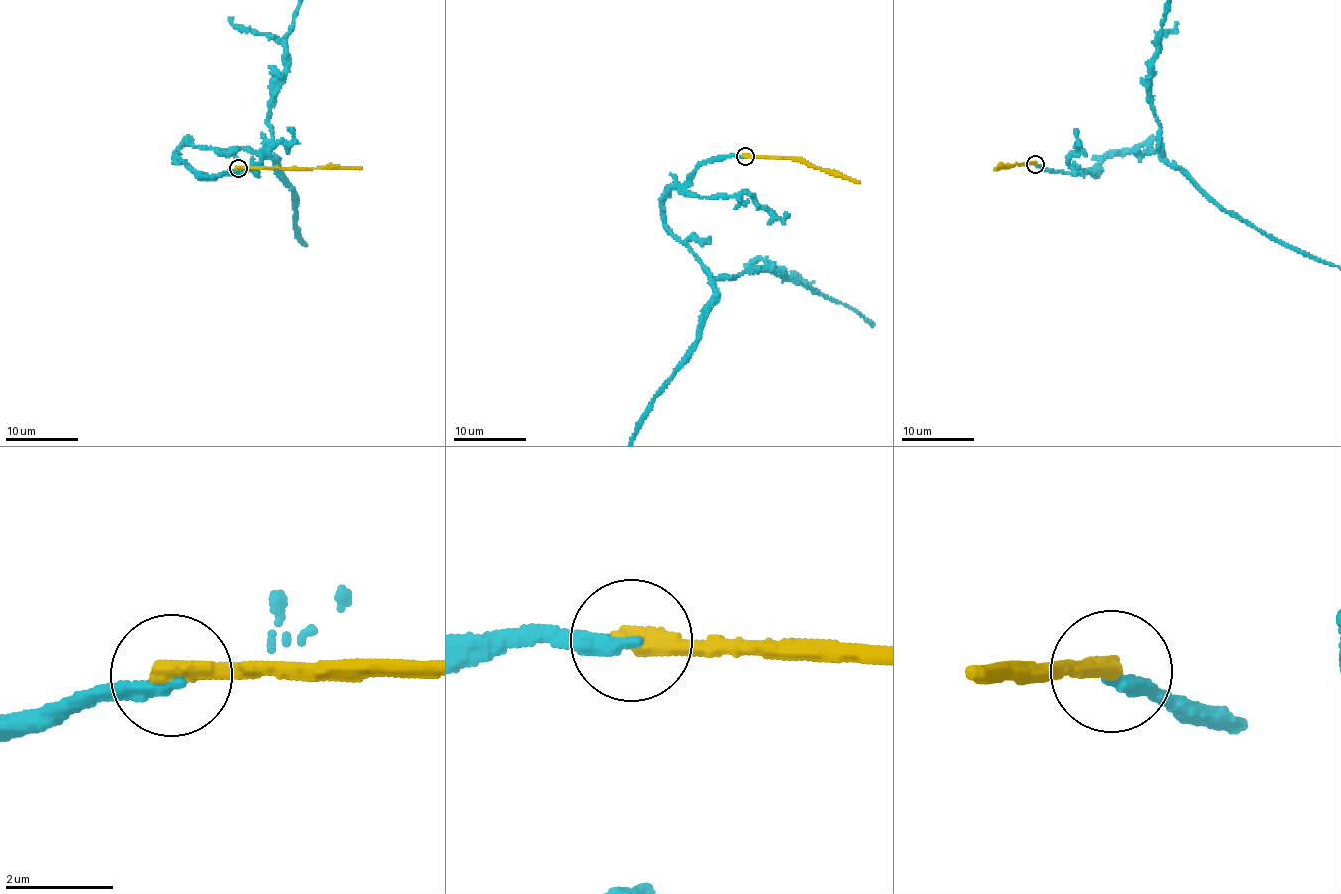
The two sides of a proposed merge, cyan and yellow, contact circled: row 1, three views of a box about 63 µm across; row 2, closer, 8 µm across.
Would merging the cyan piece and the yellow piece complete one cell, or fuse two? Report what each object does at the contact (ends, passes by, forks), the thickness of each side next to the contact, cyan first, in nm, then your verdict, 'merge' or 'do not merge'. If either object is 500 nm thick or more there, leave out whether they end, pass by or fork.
cyan ends | yellow ends | 280/360 nm | do not merge

